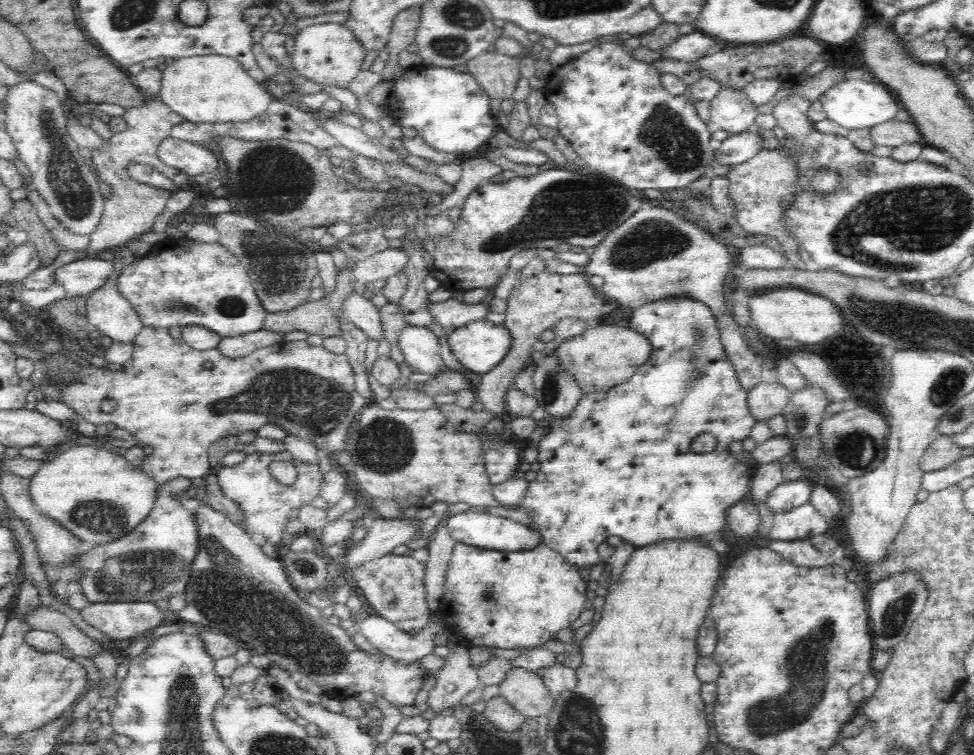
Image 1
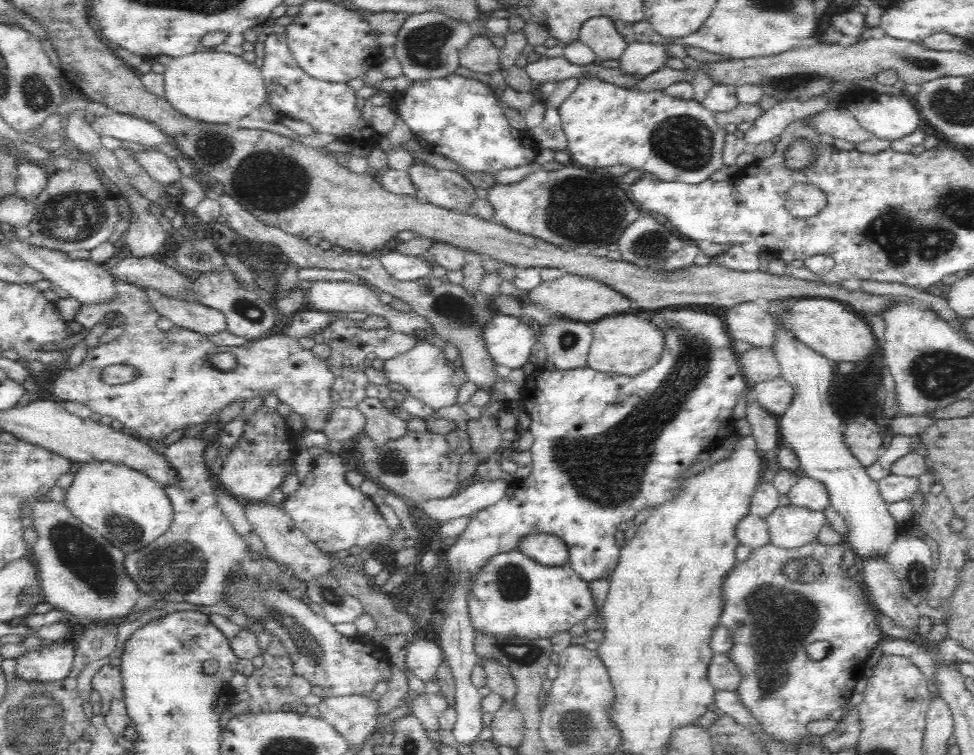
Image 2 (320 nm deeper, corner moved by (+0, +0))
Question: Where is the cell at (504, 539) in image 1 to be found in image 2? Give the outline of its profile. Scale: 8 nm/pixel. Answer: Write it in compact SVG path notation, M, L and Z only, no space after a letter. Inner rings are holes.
M540 533L524 537L520 541L519 550L526 553L534 562L549 567L569 563L567 544L554 535Z

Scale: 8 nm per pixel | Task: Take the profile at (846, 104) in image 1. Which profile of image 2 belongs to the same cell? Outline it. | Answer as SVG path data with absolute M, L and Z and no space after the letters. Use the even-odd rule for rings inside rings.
M860 88L854 91L850 89L842 96L842 107L849 108L862 128L865 128L870 136L882 138L882 140L897 141L918 131L920 120L919 111L910 97L895 96L888 93L877 93L871 89Z

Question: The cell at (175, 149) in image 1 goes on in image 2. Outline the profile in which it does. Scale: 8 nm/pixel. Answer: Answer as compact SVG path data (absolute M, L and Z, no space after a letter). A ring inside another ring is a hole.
M109 110L102 116L94 116L89 125L101 137L112 136L122 142L136 142L142 146L171 143L166 134L162 133L154 124L132 115L120 114L114 110Z

